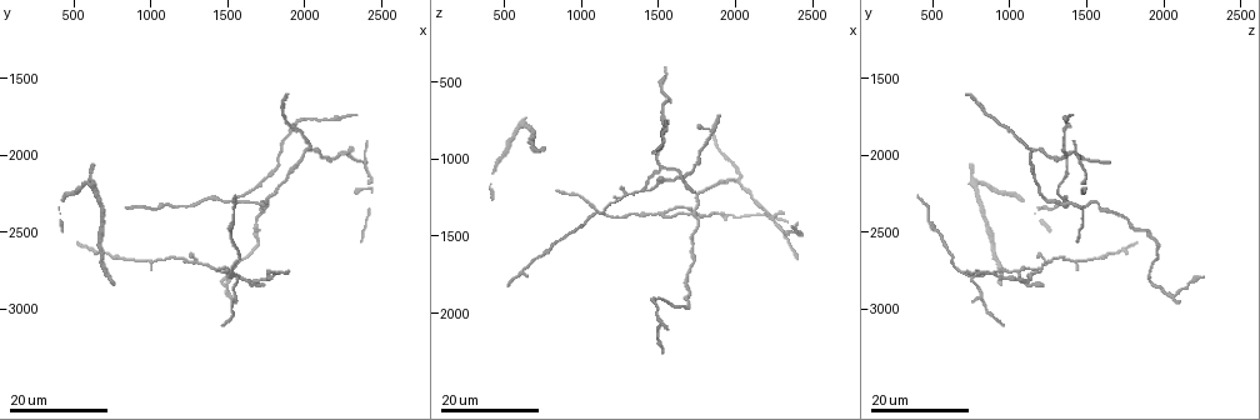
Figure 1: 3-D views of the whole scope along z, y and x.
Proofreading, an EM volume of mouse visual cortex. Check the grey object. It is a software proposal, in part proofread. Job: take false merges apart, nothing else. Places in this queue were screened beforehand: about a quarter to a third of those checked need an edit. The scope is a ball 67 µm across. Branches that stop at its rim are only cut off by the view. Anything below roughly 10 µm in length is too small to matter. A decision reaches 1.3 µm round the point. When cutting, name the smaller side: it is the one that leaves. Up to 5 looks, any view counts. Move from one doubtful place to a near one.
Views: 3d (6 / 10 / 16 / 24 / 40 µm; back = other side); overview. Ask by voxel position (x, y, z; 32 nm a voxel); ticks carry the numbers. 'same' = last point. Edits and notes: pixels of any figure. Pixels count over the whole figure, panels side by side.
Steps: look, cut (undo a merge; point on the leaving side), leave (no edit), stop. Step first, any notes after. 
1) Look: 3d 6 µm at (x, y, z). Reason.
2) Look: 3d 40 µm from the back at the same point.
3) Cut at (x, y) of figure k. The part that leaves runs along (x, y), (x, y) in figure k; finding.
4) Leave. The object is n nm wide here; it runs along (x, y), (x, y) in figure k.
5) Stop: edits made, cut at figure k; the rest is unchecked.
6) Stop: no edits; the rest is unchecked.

Look: 3d 24 µm at (1560, 2780, 760). Three arms meet.

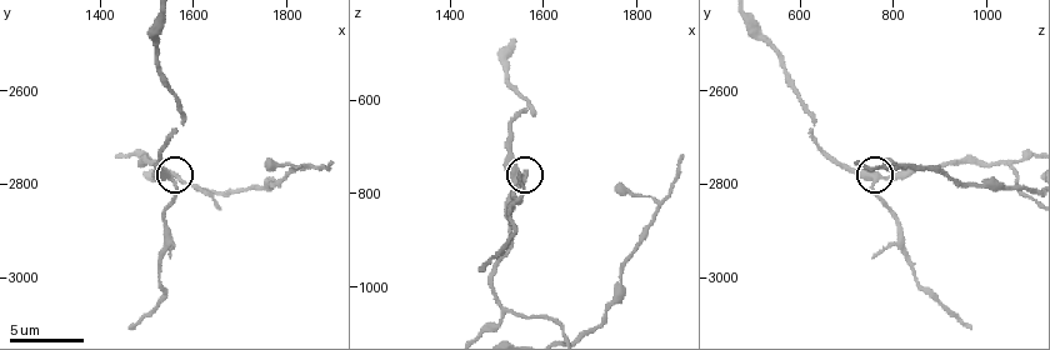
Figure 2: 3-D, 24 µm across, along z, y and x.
Look: 3d 10 µm at (1550, 2795, 760).

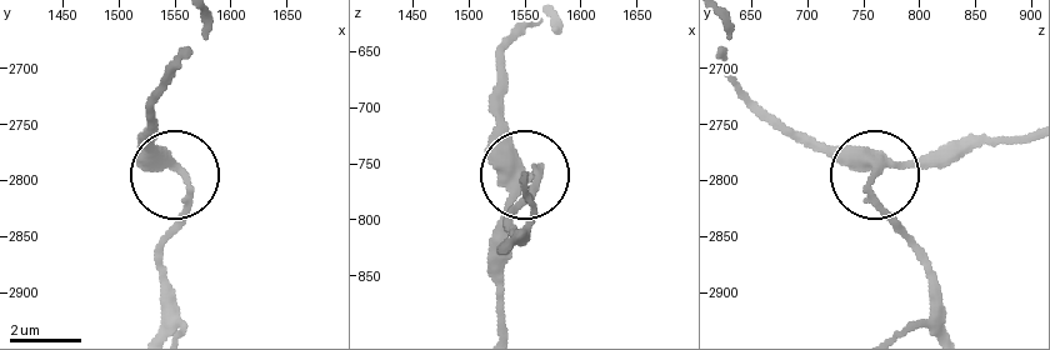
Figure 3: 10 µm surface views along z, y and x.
Leave. The side arm is 14 µm long; it runs along (495, 323), (495, 241), (508, 206), (540, 170), (514, 221) in figure 3; continuous, no second cell.

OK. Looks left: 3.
Look: 3d 16 µm at (1400, 2720, 1200). Three arms meet.

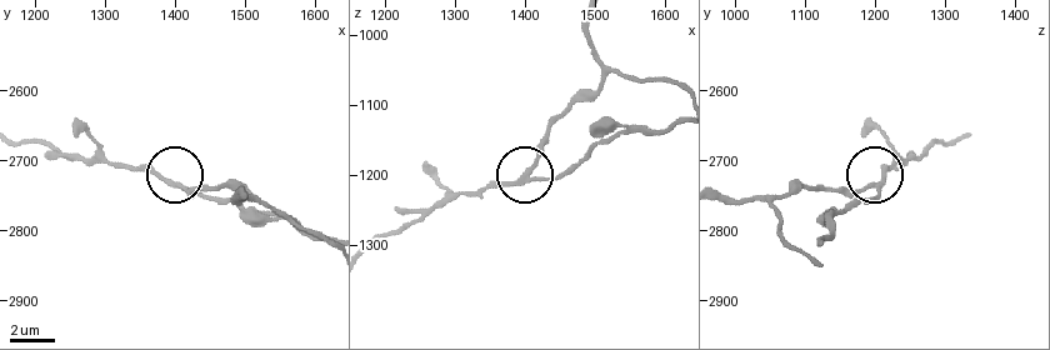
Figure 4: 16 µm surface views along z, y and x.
Look: 3d 6 µm at (1410, 2740, 1195).

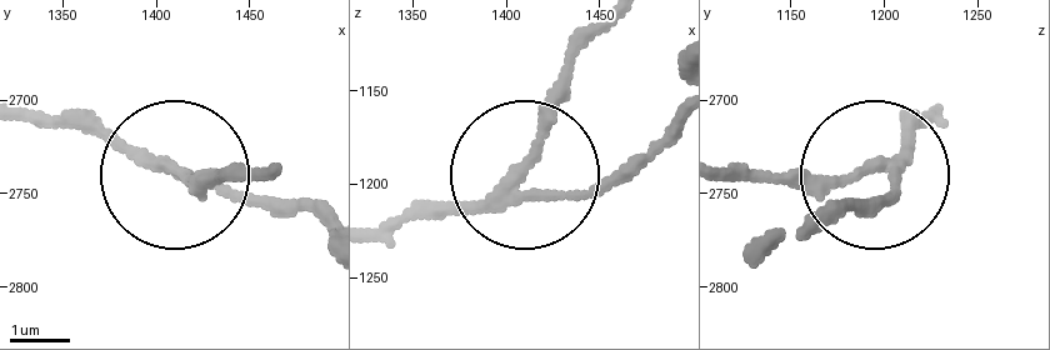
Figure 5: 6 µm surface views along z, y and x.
Cut at (241, 193) of figure 5. The side arm is 27 µm long; 3 arms meet here; a second cell is stuck on.

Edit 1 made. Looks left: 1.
Stop: edits made, cut at figure 5; the rest is unchecked.

